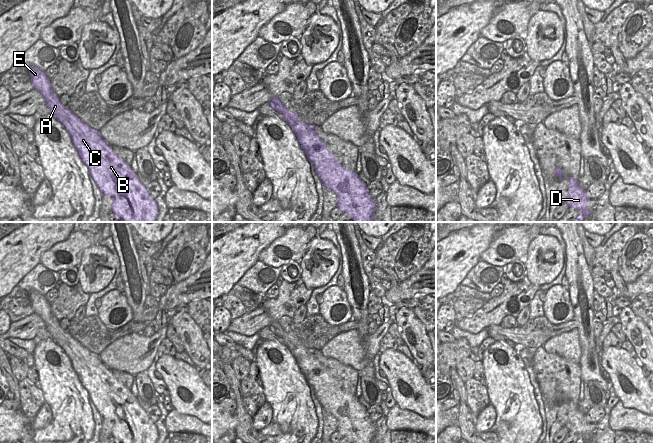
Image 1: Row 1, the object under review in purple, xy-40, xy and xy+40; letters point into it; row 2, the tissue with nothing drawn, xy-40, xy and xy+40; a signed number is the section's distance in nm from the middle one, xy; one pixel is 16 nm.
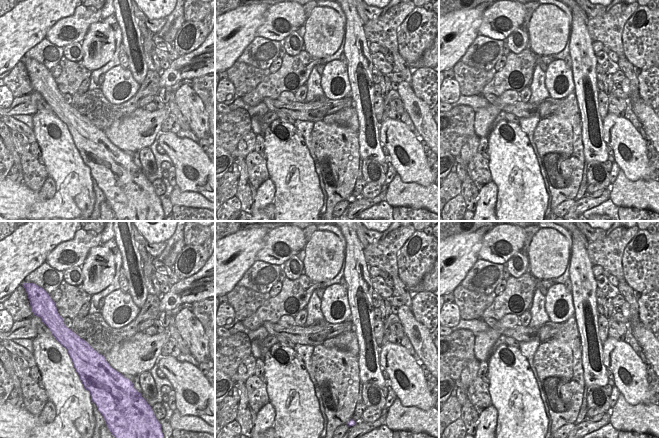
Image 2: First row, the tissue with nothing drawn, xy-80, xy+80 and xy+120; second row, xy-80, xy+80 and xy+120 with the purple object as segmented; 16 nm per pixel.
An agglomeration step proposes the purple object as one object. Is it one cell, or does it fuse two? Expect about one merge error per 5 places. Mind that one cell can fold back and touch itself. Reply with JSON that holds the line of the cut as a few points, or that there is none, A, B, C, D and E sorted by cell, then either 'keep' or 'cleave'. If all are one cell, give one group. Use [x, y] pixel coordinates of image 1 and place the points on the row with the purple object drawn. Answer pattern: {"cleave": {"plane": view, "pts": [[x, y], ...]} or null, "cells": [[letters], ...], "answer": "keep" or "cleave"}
{"cleave": null, "cells": [["A", "B", "C", "D", "E"]], "answer": "keep"}

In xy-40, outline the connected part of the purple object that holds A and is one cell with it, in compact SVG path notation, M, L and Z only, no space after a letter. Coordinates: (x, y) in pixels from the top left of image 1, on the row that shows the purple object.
M30 67L29 73L34 89L42 94L47 107L69 133L97 187L103 195L112 199L111 212L115 214L117 221L156 222L157 203L131 166L114 153L98 130L89 127L61 104L43 70Z

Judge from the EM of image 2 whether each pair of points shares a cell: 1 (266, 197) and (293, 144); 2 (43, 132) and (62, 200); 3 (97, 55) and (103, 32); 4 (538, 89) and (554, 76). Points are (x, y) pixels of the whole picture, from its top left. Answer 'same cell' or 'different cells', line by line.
1: different cells
2: different cells
3: same cell
4: different cells

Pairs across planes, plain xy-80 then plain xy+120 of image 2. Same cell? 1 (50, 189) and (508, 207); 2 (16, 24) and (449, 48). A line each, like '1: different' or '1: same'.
1: different
2: same

